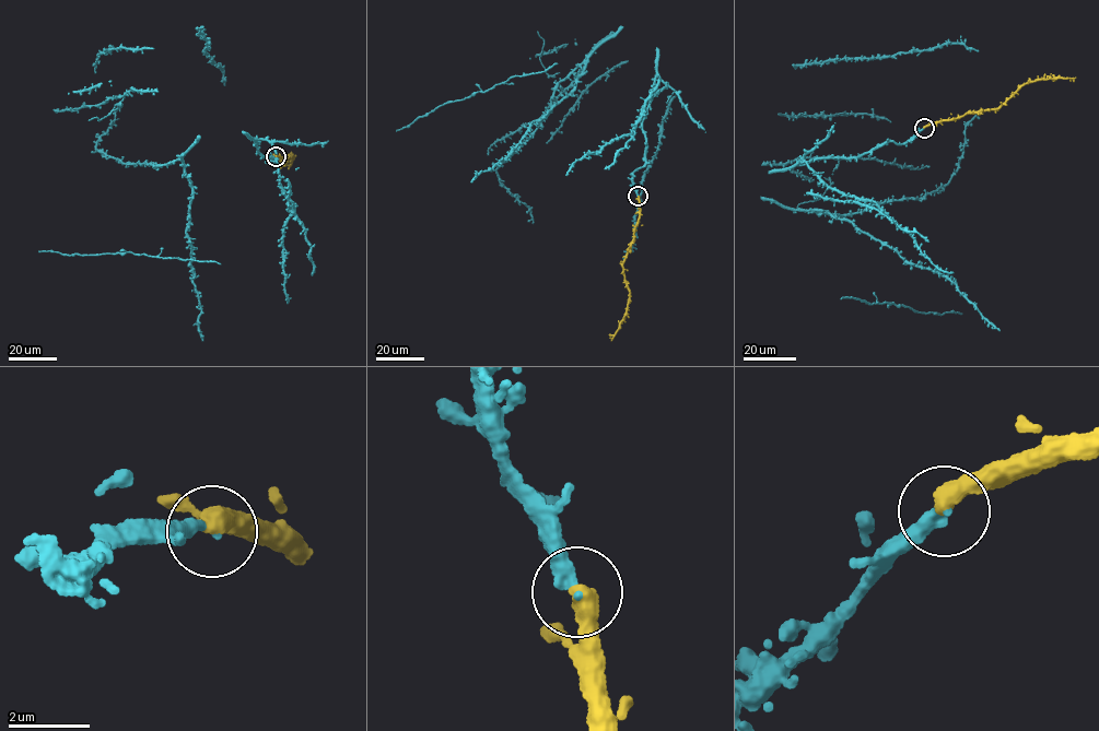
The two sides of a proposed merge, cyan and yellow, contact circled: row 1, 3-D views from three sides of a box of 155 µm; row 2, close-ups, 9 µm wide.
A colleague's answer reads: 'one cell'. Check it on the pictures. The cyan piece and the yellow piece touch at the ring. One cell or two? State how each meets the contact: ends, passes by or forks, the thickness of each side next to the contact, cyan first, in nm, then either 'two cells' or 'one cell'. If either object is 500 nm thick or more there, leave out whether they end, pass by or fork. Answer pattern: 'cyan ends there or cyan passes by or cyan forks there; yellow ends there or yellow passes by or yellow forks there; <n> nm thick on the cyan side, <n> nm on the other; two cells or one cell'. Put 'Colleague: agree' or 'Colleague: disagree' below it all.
cyan ends there; yellow ends there; 320 nm thick on the cyan side, 440 nm on the other; one cell
Colleague: agree

